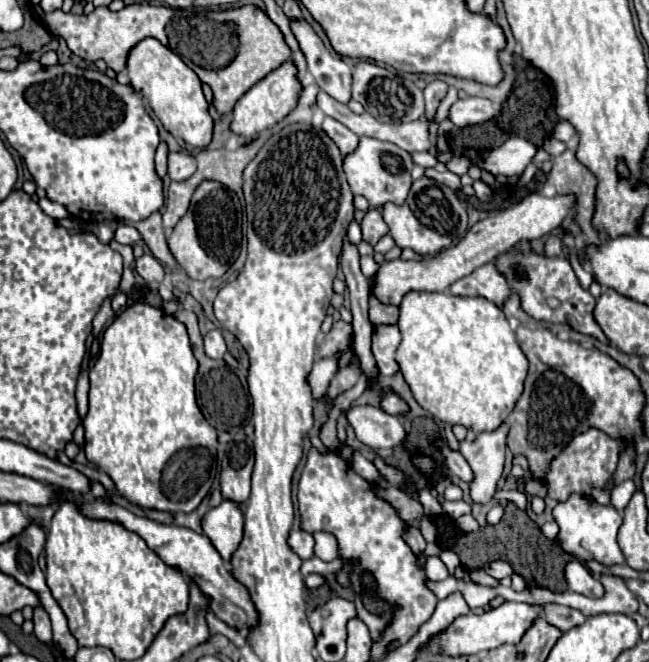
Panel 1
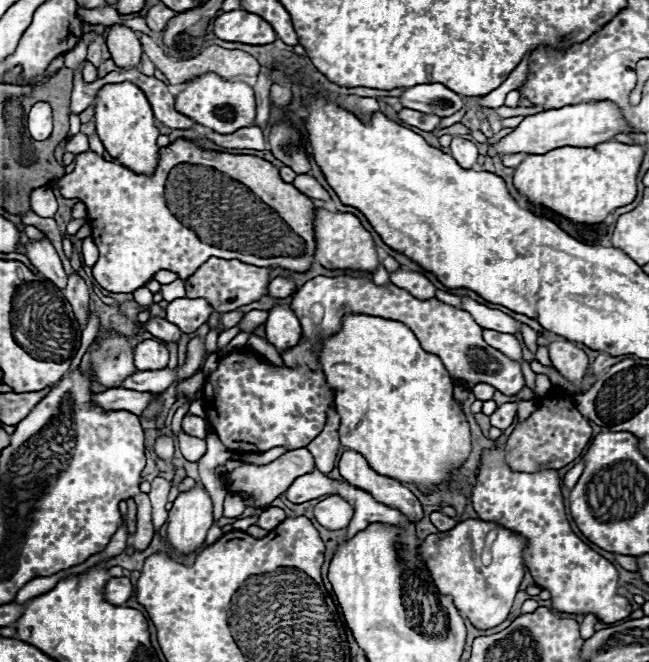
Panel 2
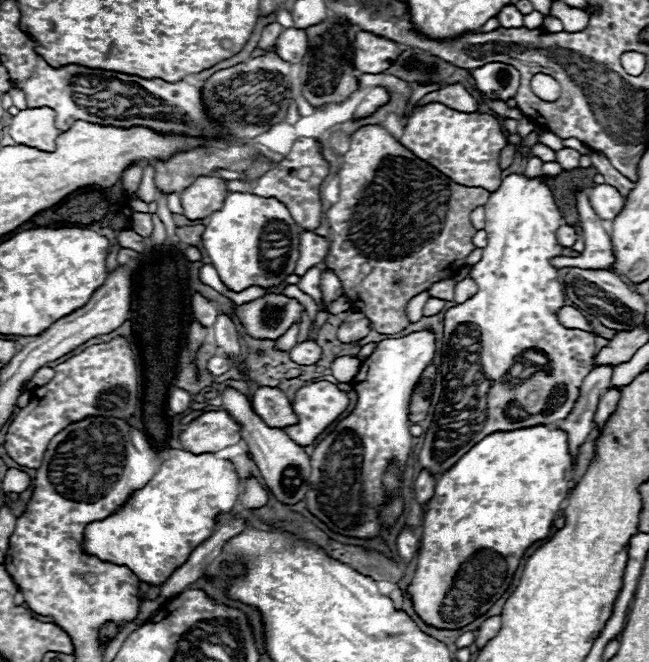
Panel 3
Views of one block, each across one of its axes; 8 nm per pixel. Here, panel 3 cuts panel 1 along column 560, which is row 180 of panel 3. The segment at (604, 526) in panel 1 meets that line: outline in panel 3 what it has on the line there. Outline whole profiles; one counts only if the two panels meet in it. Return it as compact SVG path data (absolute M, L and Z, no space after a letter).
M524 174L506 176L498 190L490 192L484 210L488 246L482 248L482 260L472 268L466 268L466 276L478 284L478 292L444 314L440 364L444 390L440 406L434 410L434 420L424 436L424 446L418 454L420 466L436 478L450 470L456 460L460 460L474 444L478 444L478 440L482 440L482 436L488 436L490 432L528 428L534 424L554 424L566 418L578 400L582 380L594 368L596 336L586 330L564 328L556 318L558 308L566 302L558 270L552 268L548 260L560 256L562 252L556 232L564 220L546 178L526 178Z

